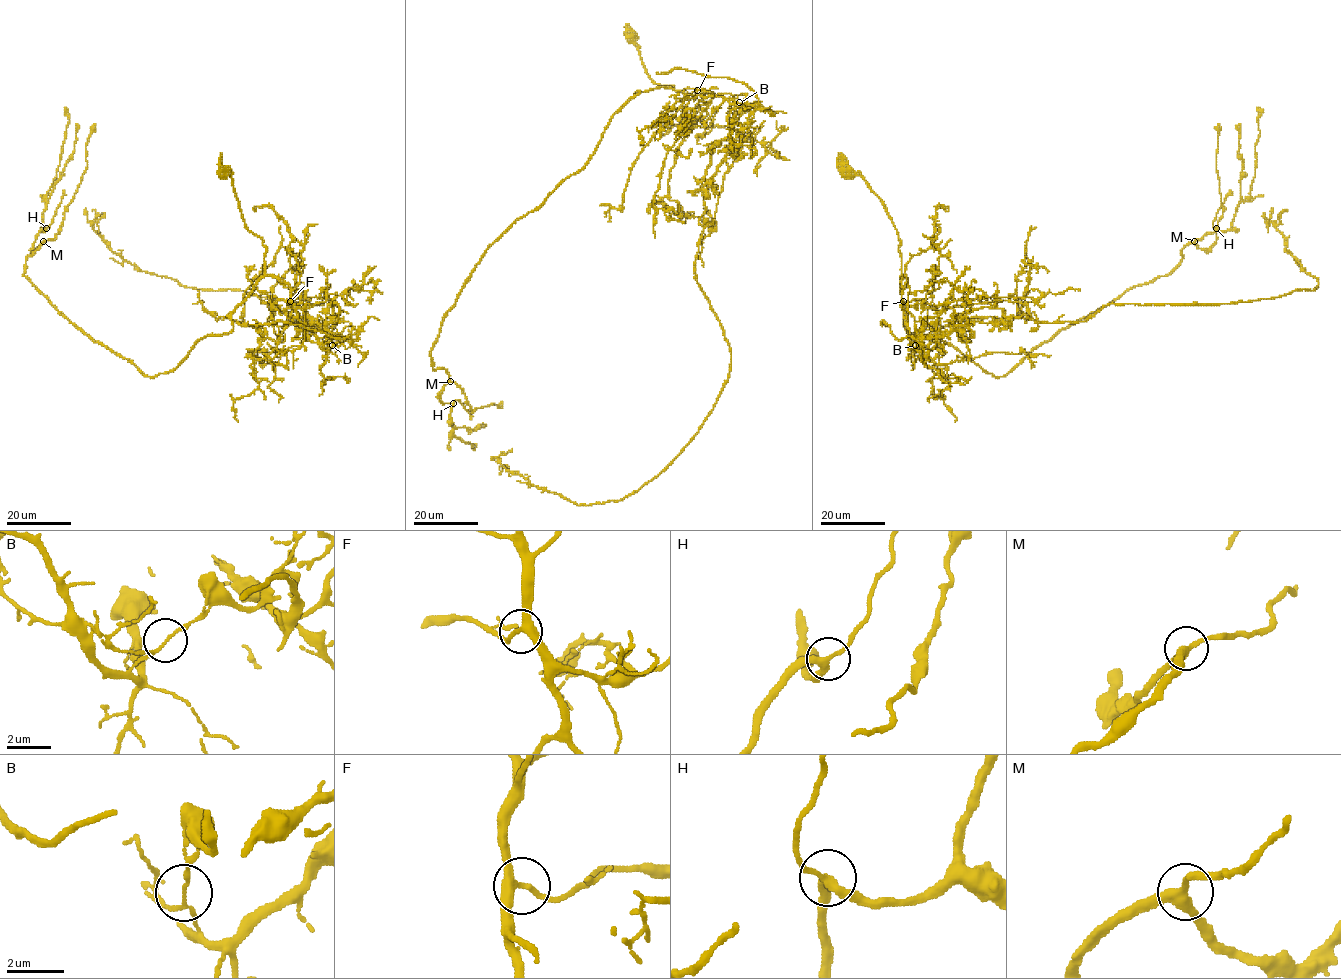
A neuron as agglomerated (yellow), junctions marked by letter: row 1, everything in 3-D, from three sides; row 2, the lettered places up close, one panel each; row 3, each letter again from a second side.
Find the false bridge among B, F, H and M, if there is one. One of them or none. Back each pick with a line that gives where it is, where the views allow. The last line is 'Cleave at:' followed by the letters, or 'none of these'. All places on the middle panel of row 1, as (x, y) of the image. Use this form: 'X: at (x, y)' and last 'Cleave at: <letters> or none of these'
B: at (739, 102)
Cleave at: B

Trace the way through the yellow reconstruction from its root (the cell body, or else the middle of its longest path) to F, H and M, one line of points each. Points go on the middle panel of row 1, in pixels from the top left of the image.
F: (628, 34), (627, 37), (639, 51), (645, 71), (653, 81), (670, 88), (673, 86), (674, 90), (697, 90)
H: (628, 34), (672, 89), (638, 91), (586, 164), (486, 250), (430, 351), (453, 403)
M: (628, 34), (649, 77), (672, 89), (638, 91), (586, 164), (486, 250), (430, 351), (450, 381)

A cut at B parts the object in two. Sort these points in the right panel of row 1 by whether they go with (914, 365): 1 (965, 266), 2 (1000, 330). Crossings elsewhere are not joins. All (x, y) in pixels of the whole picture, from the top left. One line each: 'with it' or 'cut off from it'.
1: cut off from it
2: cut off from it

